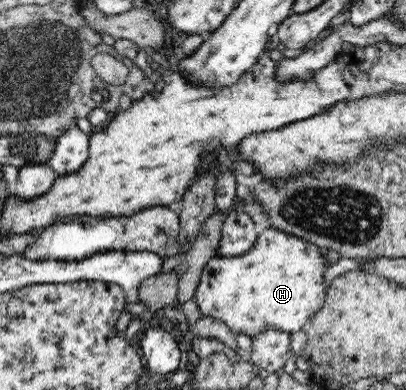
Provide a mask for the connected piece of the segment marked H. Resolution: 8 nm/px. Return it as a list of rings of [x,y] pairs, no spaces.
[[[277,228],[264,230],[248,253],[236,257],[214,256],[201,270],[195,301],[202,315],[222,323],[235,336],[259,337],[261,333],[276,329],[285,333],[295,333],[303,329],[307,321],[325,301],[323,271],[331,264],[319,254],[319,248],[300,237],[288,234]]]

